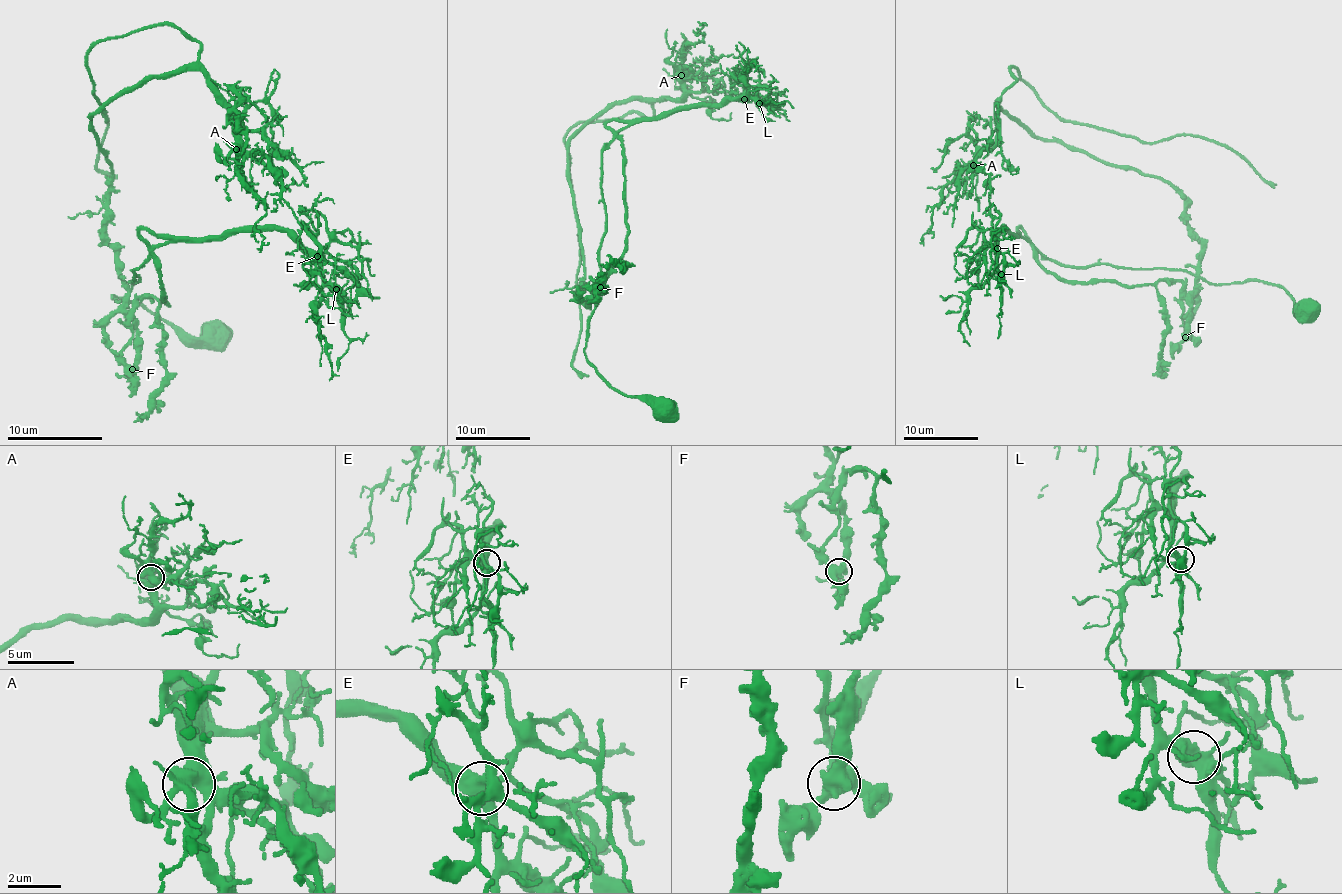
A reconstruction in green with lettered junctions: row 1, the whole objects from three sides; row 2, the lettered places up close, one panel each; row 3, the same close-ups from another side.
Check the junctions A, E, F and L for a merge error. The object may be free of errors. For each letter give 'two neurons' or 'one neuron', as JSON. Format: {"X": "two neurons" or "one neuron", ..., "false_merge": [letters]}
{"A": "one neuron", "E": "one neuron", "F": "two neurons", "L": "one neuron", "false_merge": ["F"]}

